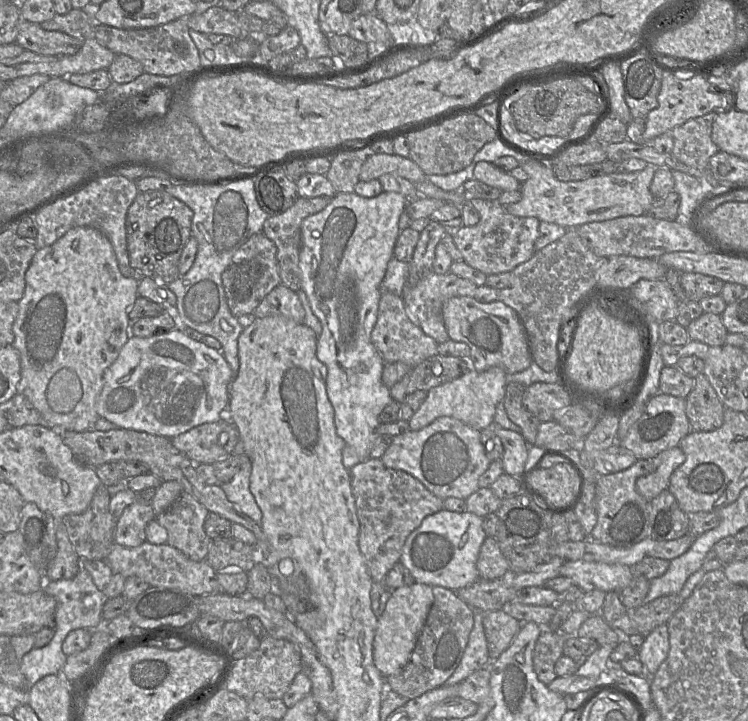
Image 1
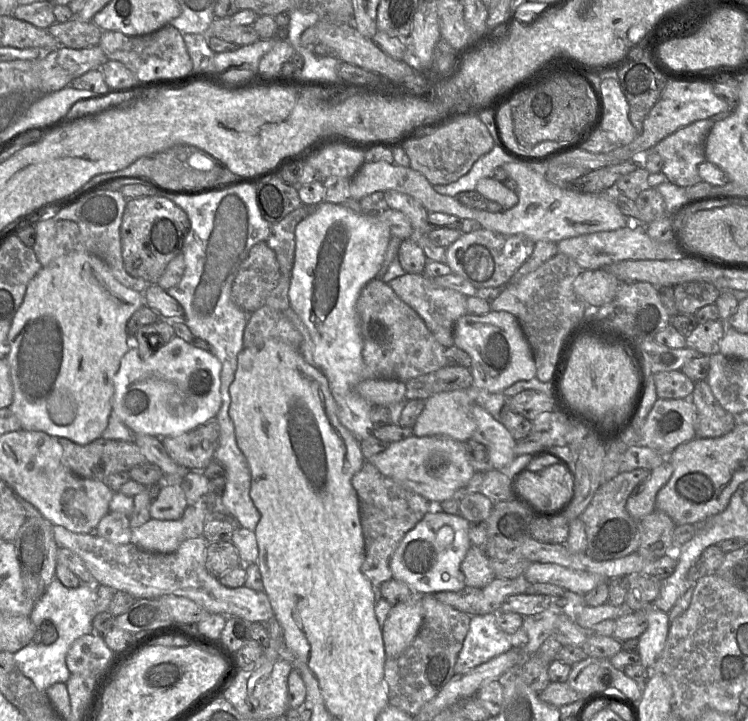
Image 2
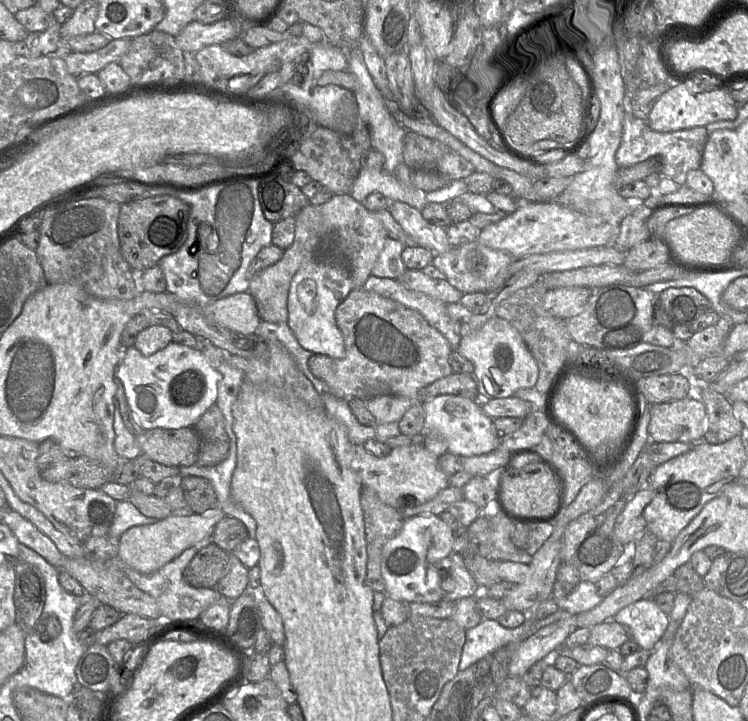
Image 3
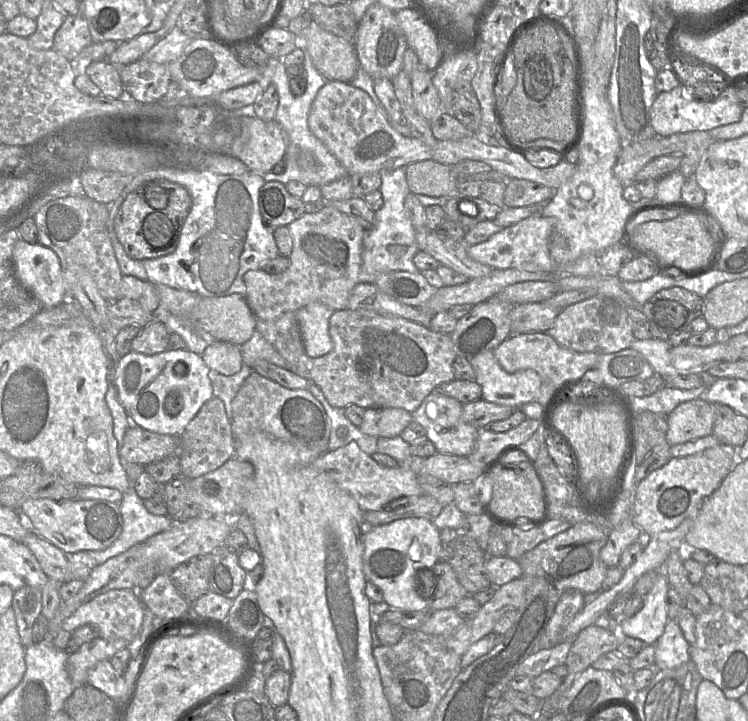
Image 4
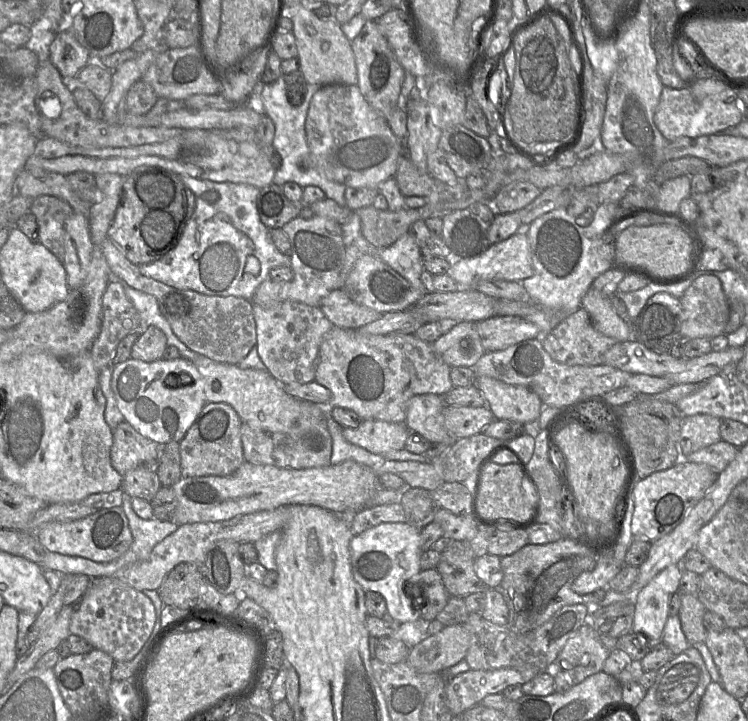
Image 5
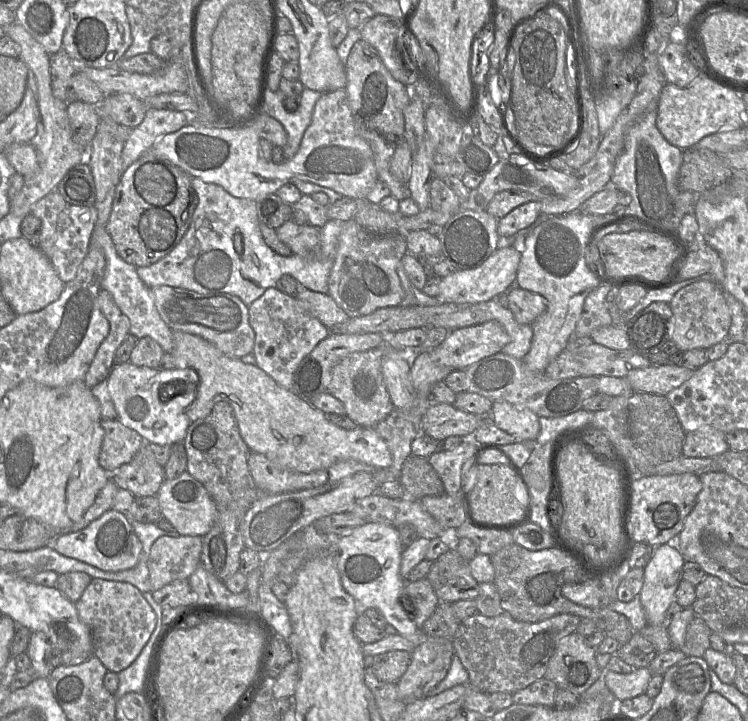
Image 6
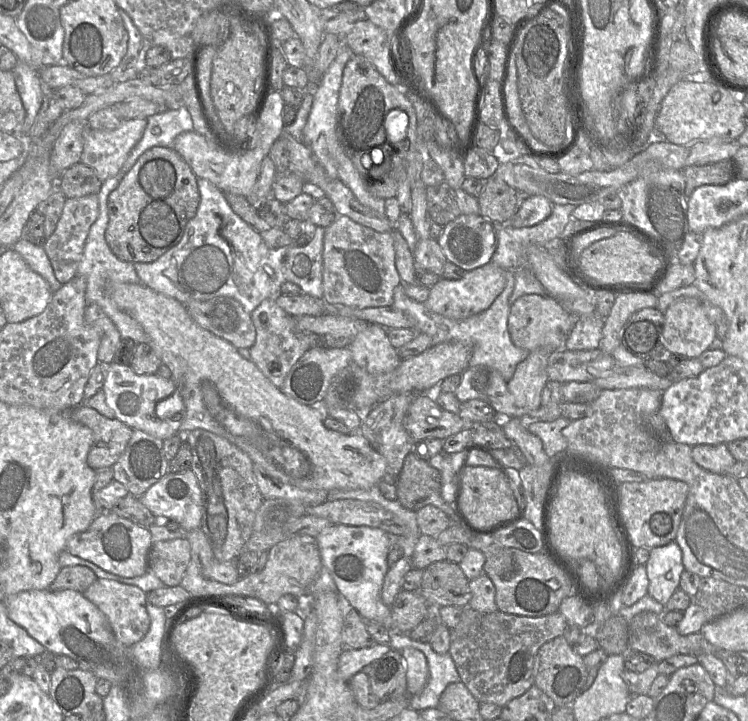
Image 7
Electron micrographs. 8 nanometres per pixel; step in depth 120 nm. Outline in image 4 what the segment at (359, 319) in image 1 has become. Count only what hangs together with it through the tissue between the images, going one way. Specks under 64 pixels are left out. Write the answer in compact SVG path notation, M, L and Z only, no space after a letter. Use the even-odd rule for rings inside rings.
M311 302L295 313L307 356L314 359L331 352L329 319L334 310L322 303Z

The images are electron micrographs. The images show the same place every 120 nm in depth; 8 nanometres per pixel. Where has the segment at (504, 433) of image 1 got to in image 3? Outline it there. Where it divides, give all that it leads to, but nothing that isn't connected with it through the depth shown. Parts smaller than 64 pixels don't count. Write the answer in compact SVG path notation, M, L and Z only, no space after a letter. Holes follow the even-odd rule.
M444 394L422 404L425 420L421 434L424 437L429 435L443 438L448 445L447 452L465 457L488 454L499 447L500 439L494 421L483 412L477 399Z

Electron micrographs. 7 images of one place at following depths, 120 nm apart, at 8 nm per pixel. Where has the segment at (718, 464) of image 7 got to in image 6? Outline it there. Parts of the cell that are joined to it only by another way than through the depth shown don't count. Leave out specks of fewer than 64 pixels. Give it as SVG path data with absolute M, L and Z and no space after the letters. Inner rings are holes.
M703 426L685 434L682 454L688 458L708 458L721 455L729 449L723 431Z

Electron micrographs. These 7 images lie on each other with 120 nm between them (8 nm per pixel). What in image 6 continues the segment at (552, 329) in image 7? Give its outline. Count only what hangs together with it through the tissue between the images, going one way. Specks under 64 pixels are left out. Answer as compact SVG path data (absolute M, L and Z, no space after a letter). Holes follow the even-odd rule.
M518 286L509 292L507 301L515 321L521 325L531 325L547 309L542 296Z

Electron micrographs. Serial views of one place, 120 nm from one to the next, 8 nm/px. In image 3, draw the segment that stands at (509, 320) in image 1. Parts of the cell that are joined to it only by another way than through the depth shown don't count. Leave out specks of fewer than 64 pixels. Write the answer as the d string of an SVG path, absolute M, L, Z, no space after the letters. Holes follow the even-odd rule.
M497 316L491 318L479 330L462 336L457 351L474 365L473 377L476 380L478 396L484 400L515 396L515 393L524 388L533 388L536 385L539 369L525 341L519 332L506 320Z

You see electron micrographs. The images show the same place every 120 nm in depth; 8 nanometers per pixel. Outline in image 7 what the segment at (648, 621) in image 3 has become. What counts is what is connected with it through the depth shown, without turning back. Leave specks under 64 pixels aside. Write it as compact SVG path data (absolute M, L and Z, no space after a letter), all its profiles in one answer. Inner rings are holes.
M674 540L664 546L651 548L645 566L649 579L648 595L665 605L679 588L684 571L680 546Z

